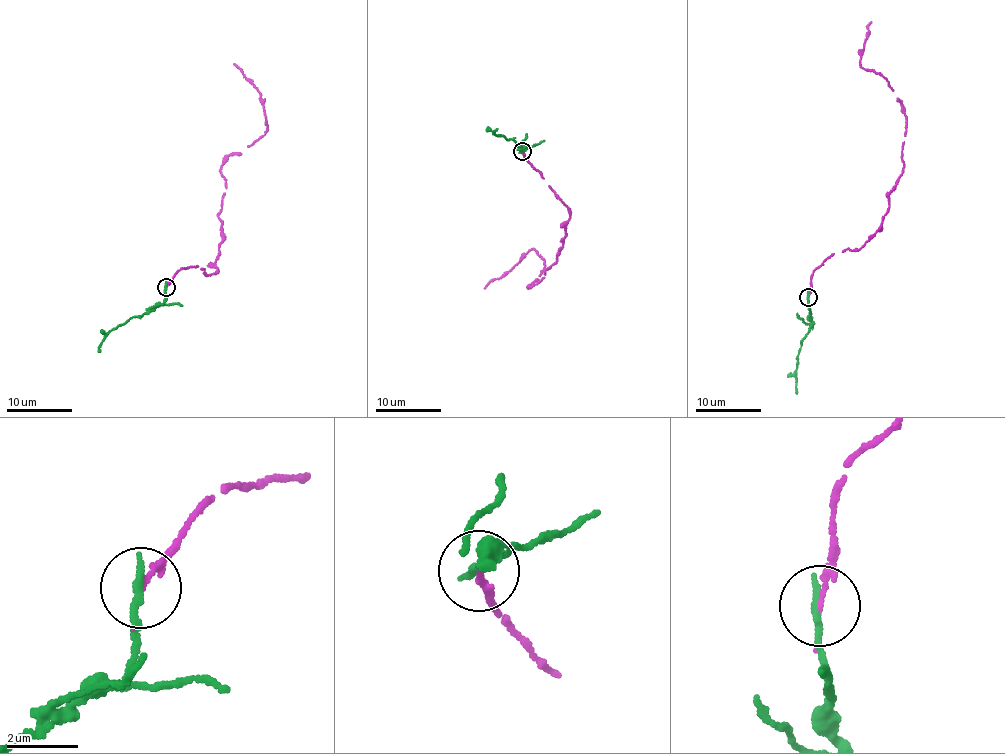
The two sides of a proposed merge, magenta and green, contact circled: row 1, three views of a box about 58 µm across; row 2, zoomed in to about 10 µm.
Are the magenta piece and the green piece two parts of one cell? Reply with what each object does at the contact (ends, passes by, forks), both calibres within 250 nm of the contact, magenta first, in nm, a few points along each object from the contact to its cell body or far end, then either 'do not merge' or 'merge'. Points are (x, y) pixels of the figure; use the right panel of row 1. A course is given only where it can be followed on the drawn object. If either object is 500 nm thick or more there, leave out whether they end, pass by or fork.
magenta ends; green ends; calibres 140 and 240 nm; course magenta (809, 297), (827, 258), (875, 233), (902, 172), (901, 102), (882, 75), (860, 66), (871, 21); course green (809, 297), (811, 324), (796, 358), (795, 392); do not merge

